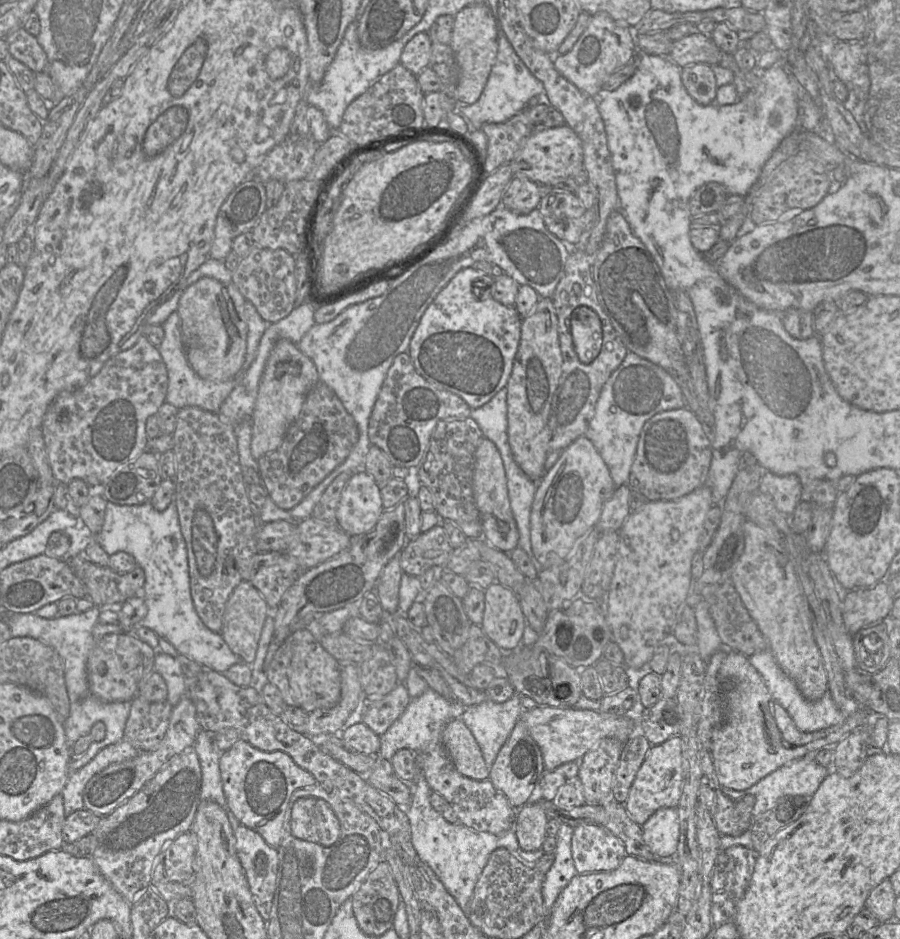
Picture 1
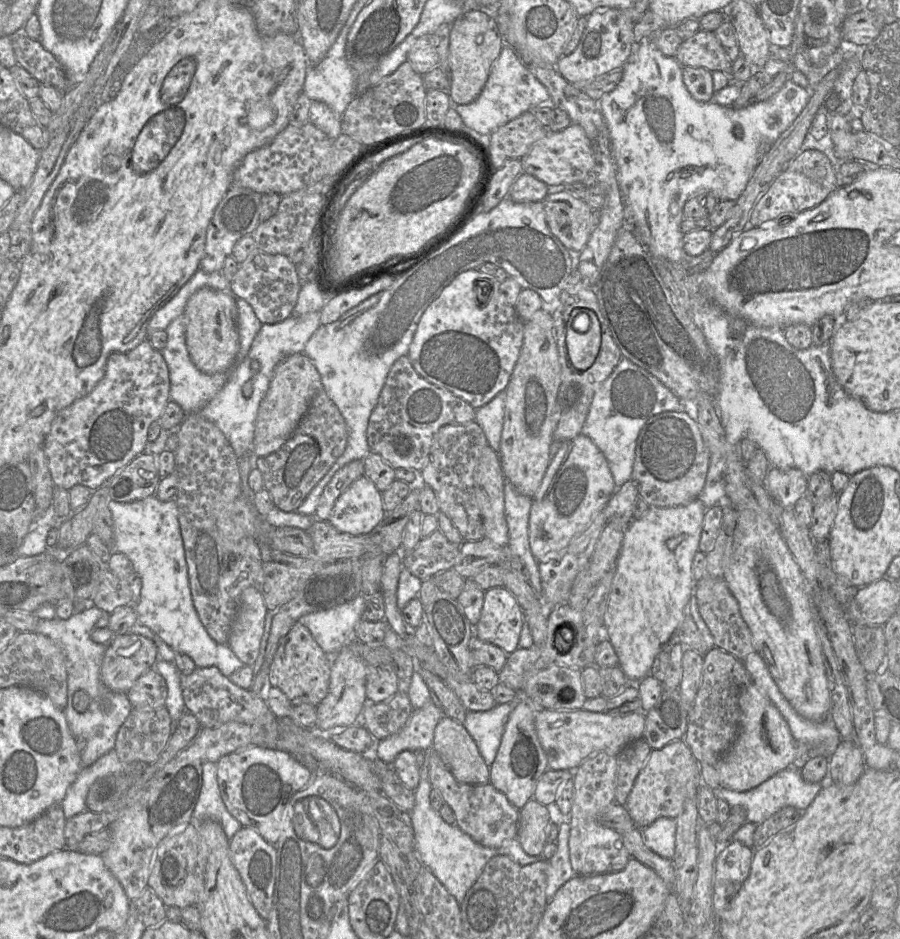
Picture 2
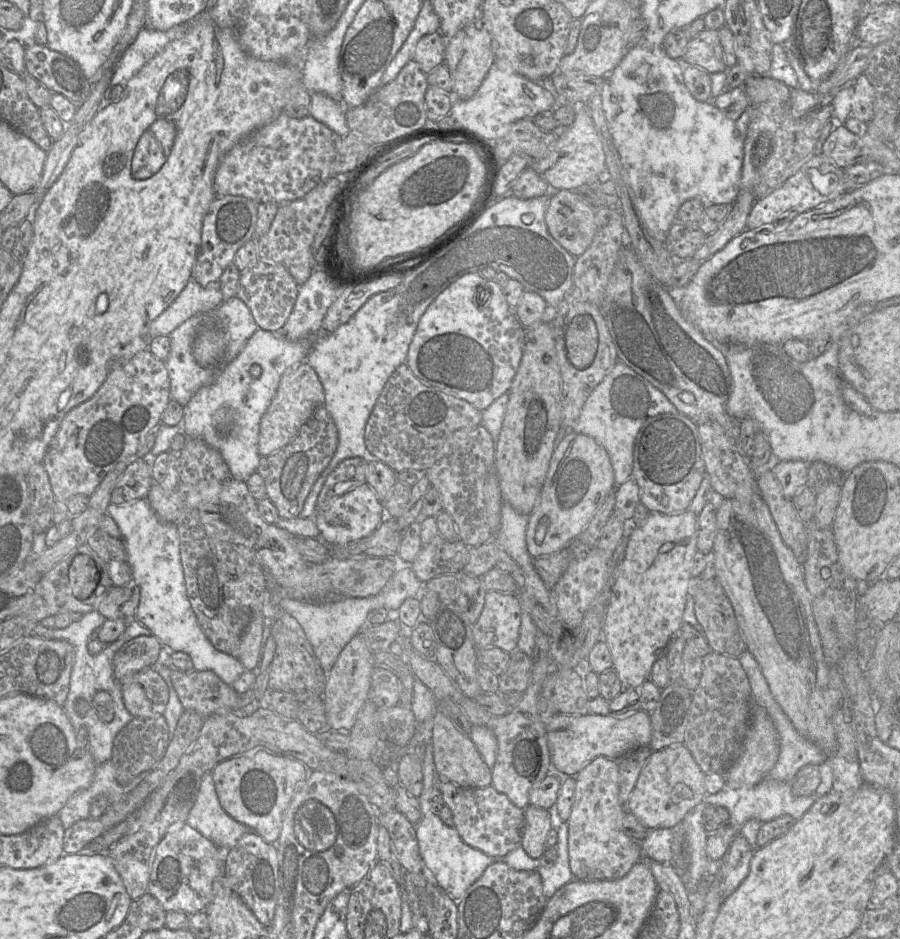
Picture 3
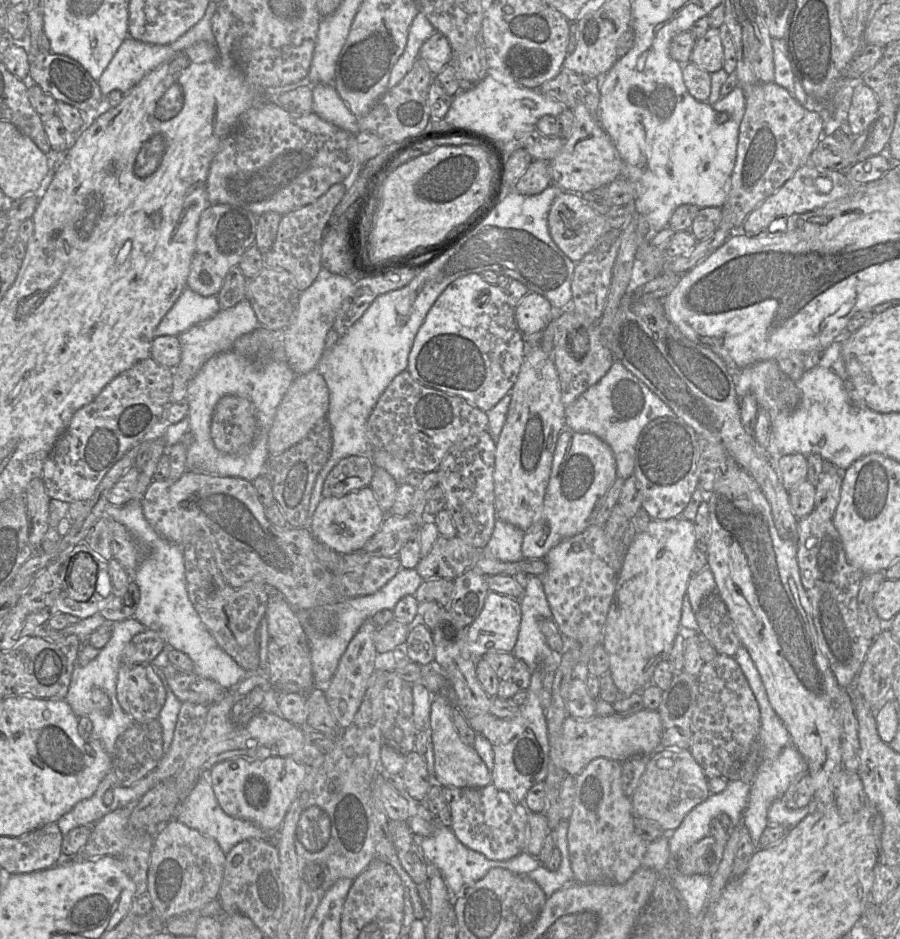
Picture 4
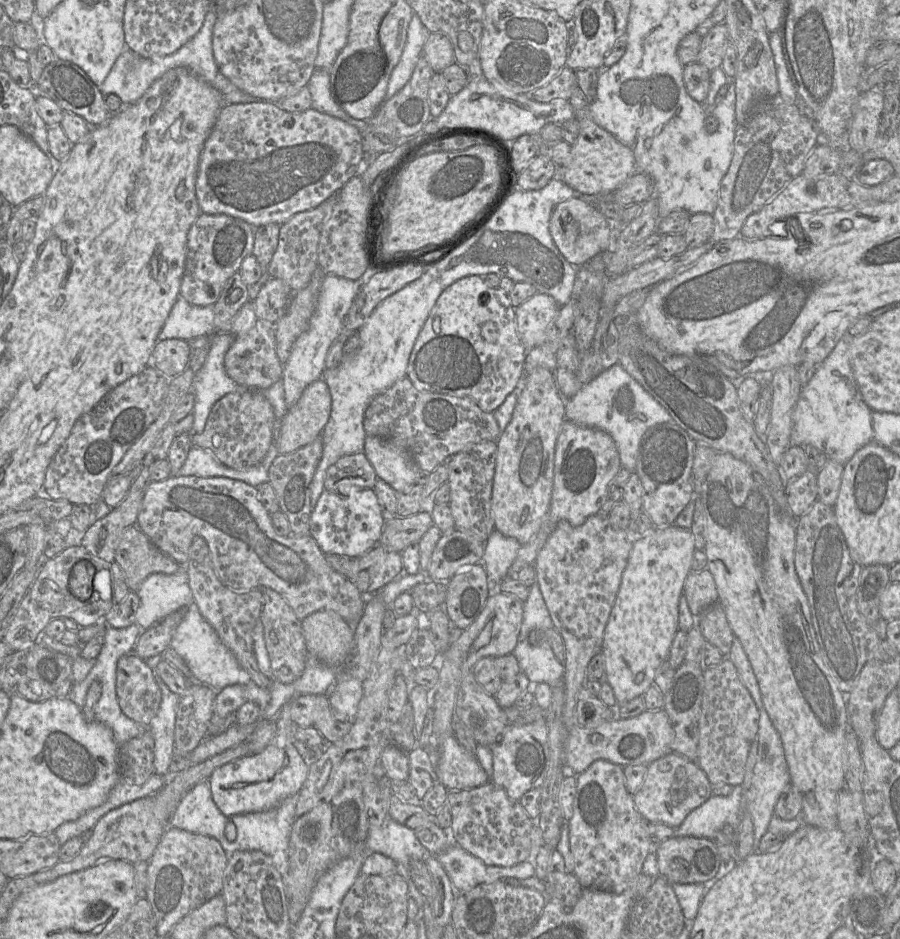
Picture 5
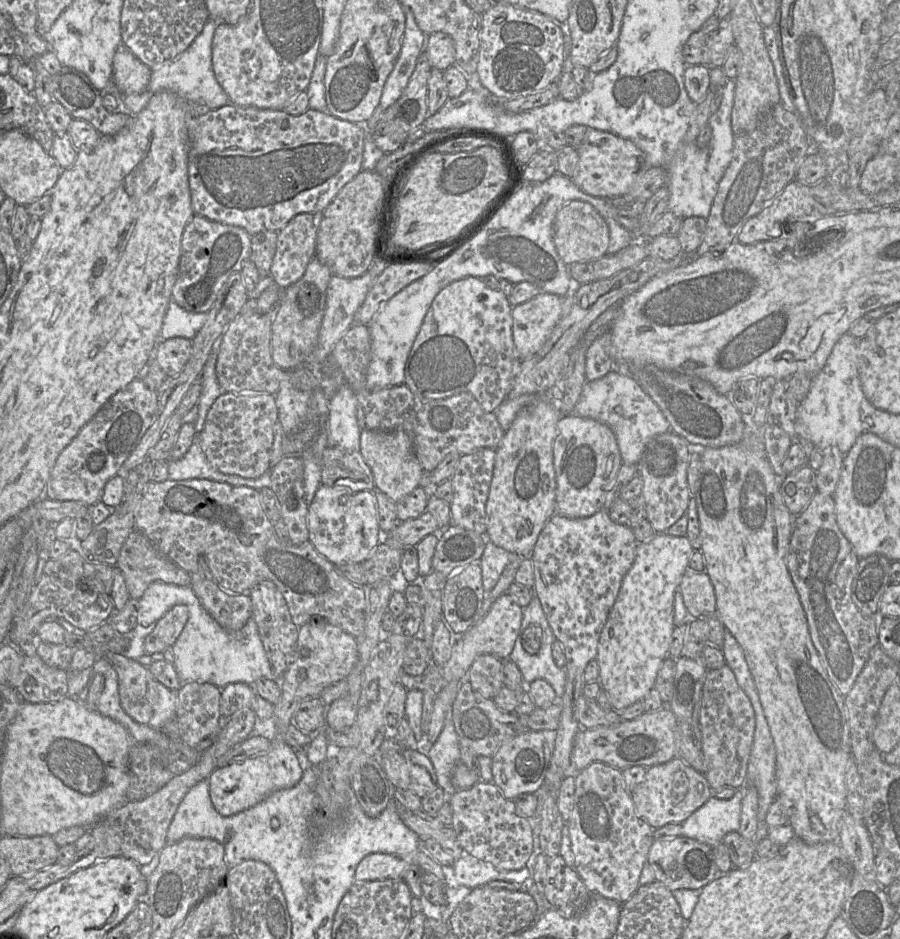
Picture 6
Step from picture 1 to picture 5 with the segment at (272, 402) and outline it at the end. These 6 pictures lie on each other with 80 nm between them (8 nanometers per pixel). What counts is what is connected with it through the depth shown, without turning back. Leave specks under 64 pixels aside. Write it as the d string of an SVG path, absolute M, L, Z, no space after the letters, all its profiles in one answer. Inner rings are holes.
M323 379L309 384L282 418L279 454L292 453L321 436L331 413L331 394Z

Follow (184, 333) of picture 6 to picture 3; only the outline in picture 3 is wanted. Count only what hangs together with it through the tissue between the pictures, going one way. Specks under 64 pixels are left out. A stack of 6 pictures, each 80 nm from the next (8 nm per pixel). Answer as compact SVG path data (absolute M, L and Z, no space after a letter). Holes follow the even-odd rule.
M191 278L172 304L151 323L150 335L168 336L193 315L212 311L223 301L219 281L201 286Z

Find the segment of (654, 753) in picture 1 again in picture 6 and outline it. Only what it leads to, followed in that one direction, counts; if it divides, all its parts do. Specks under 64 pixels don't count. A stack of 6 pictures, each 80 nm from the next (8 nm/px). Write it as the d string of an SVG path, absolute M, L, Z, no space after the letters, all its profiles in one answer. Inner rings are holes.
M680 757L648 767L643 781L631 792L636 813L653 829L669 823L683 823L713 795L713 790L706 776L686 764Z

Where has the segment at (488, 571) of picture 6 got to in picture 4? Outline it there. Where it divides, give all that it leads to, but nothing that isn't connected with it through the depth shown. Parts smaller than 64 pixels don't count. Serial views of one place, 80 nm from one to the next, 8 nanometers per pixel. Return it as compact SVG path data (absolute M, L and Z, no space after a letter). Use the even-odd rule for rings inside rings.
M496 519L491 538L482 551L503 562L518 562L523 559L524 534L518 527Z

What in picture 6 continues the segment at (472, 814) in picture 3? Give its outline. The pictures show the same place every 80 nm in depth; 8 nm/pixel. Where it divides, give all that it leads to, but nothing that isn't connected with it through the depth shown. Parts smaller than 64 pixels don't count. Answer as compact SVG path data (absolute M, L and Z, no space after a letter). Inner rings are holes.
M479 781L447 800L452 807L451 826L467 853L502 870L525 867L533 850L531 820L516 813L514 801L506 799L495 783Z

